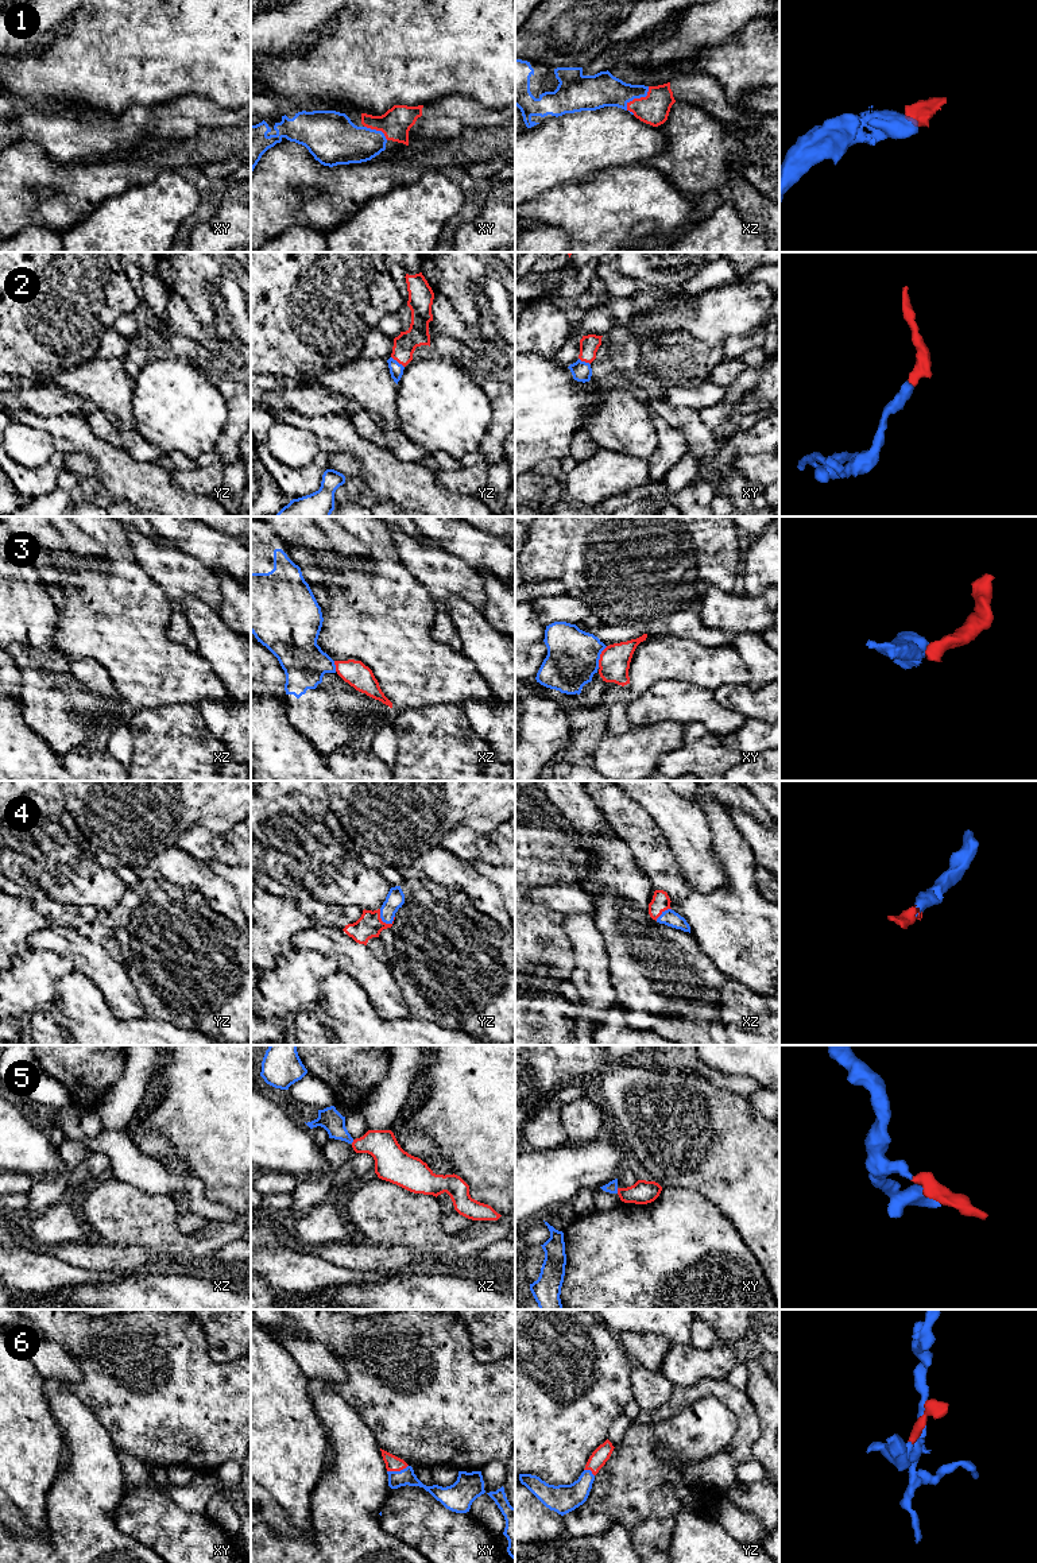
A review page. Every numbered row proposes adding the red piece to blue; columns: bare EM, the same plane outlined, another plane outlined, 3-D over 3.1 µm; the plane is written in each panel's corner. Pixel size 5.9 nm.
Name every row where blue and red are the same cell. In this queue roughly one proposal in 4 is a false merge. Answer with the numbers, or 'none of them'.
1, 2, 4, 5, 6

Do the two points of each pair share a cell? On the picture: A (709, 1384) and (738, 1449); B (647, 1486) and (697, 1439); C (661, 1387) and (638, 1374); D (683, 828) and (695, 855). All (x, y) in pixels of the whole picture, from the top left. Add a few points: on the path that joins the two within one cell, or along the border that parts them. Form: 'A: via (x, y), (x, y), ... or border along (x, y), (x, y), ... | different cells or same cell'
A: via (727, 1395), (745, 1412), (745, 1431) | same cell
B: via (661, 1480), (688, 1453) | same cell
C: via (656, 1387), (650, 1387), (643, 1380) | same cell
D: via (689, 835), (693, 848) | same cell

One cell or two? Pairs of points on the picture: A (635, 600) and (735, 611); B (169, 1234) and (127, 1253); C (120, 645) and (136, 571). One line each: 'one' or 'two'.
A: two
B: two
C: one

